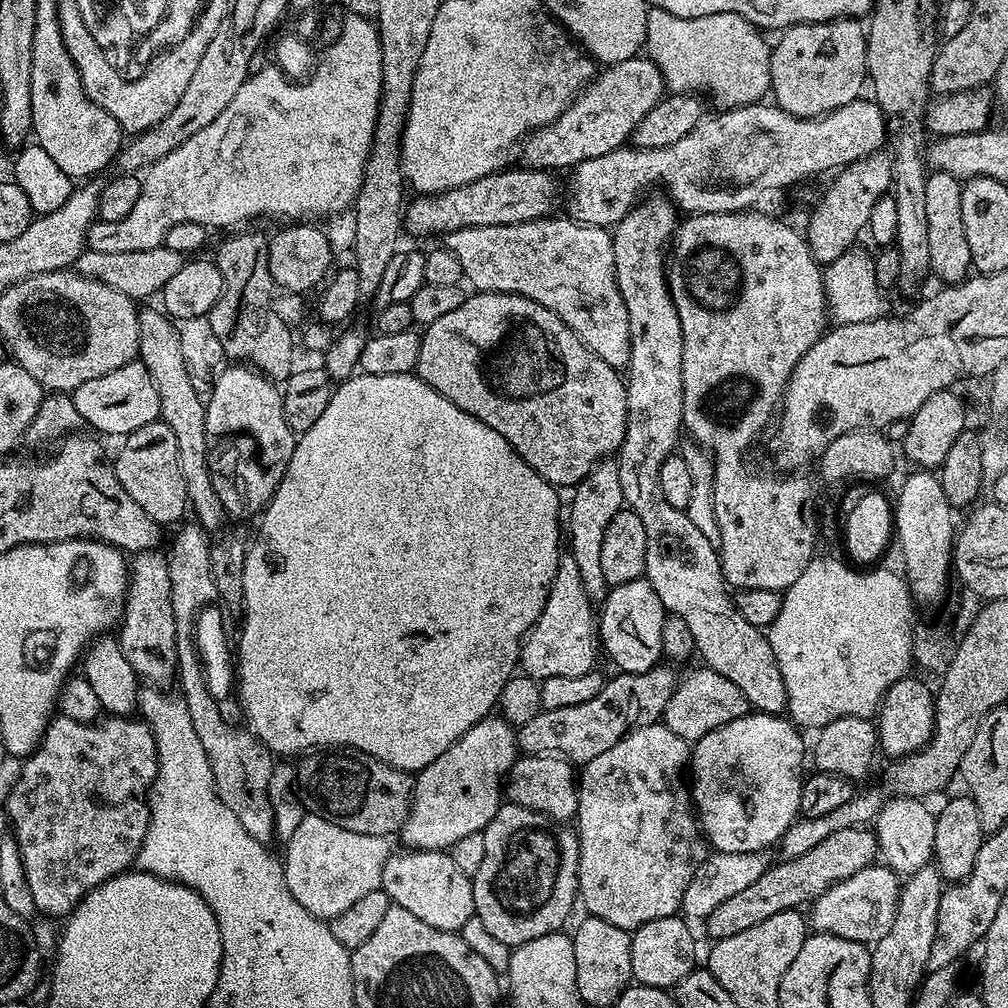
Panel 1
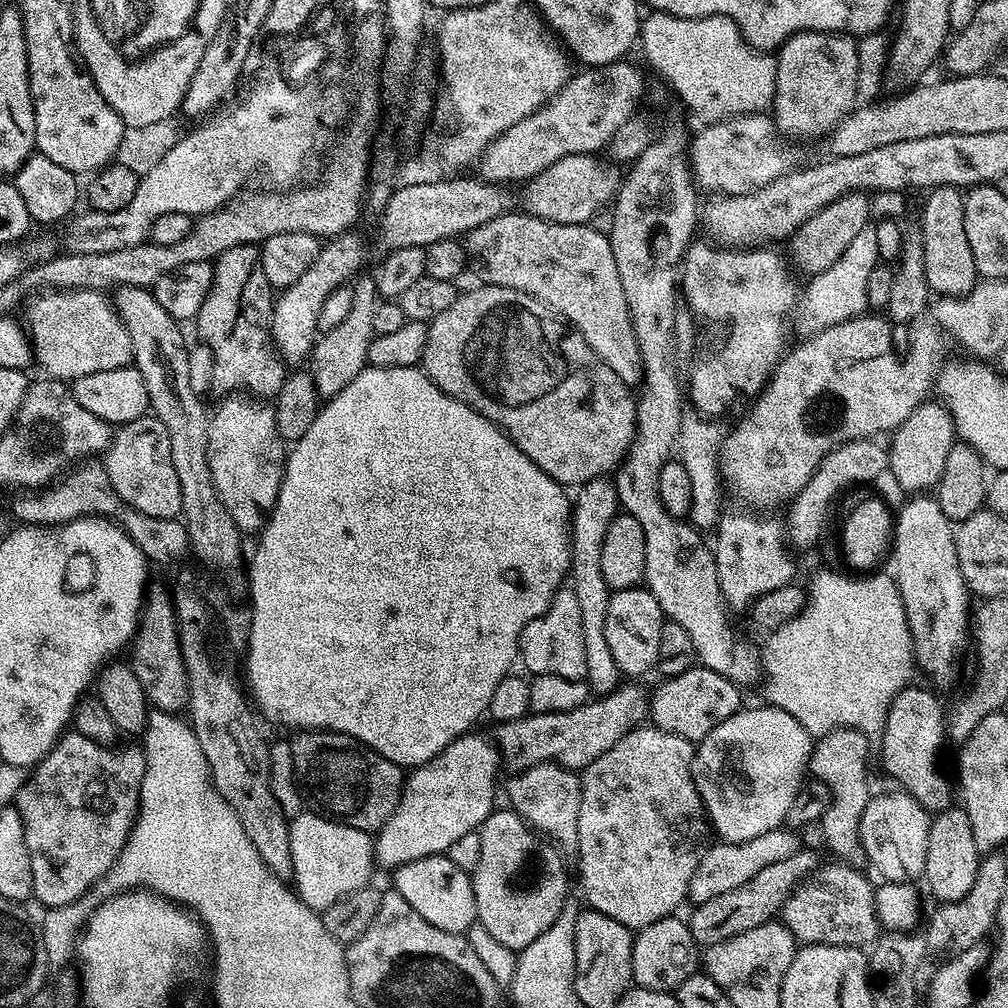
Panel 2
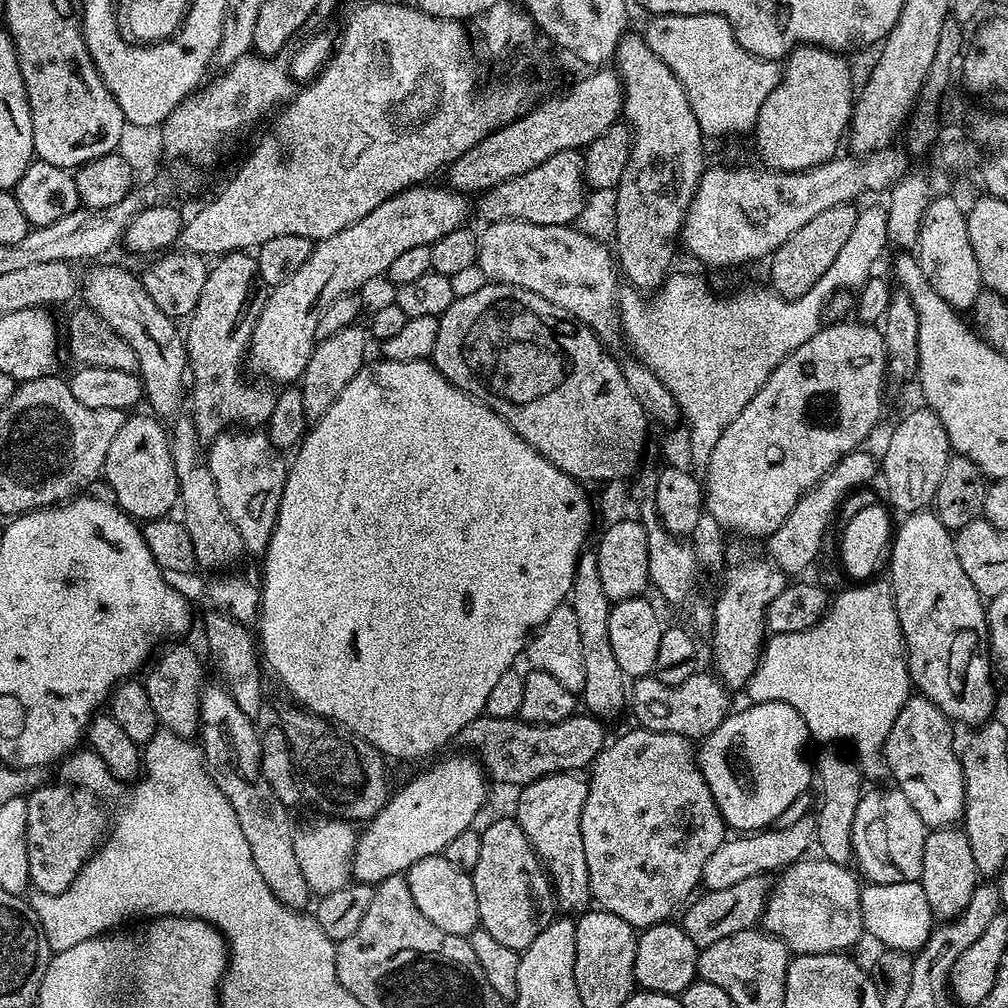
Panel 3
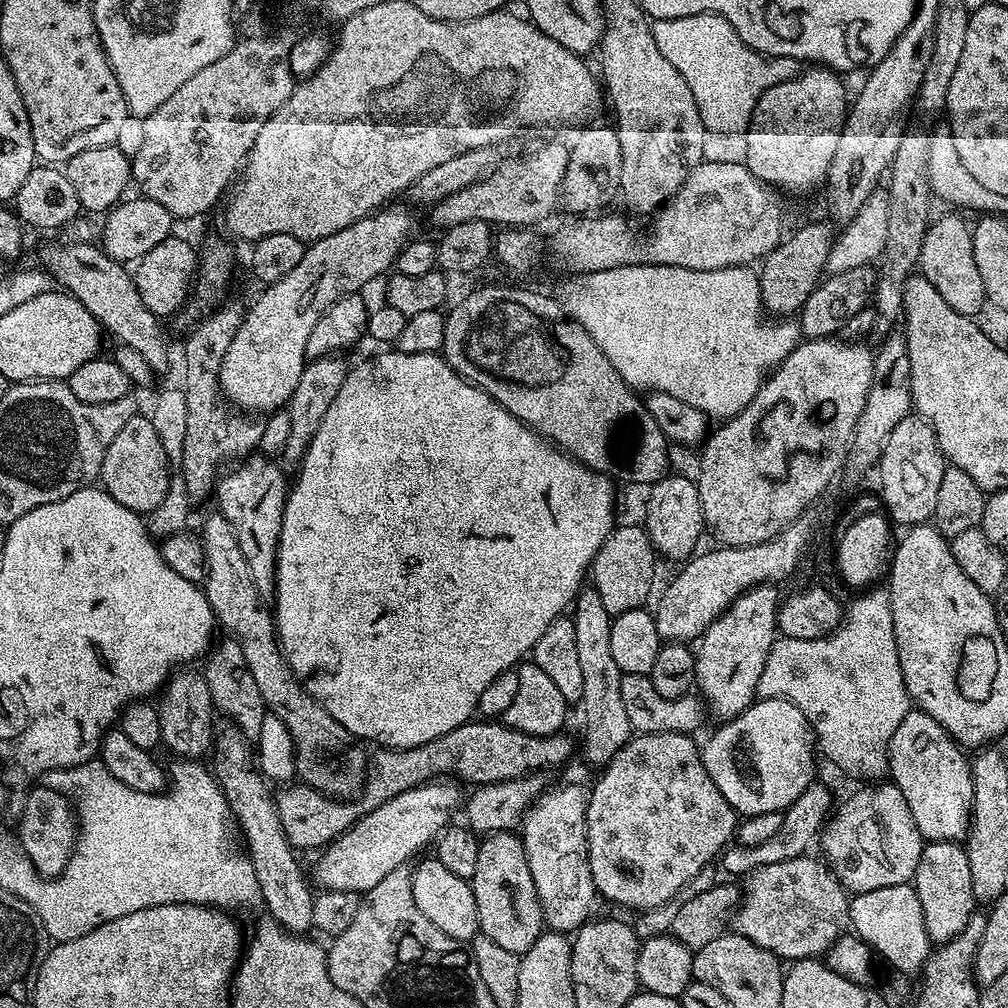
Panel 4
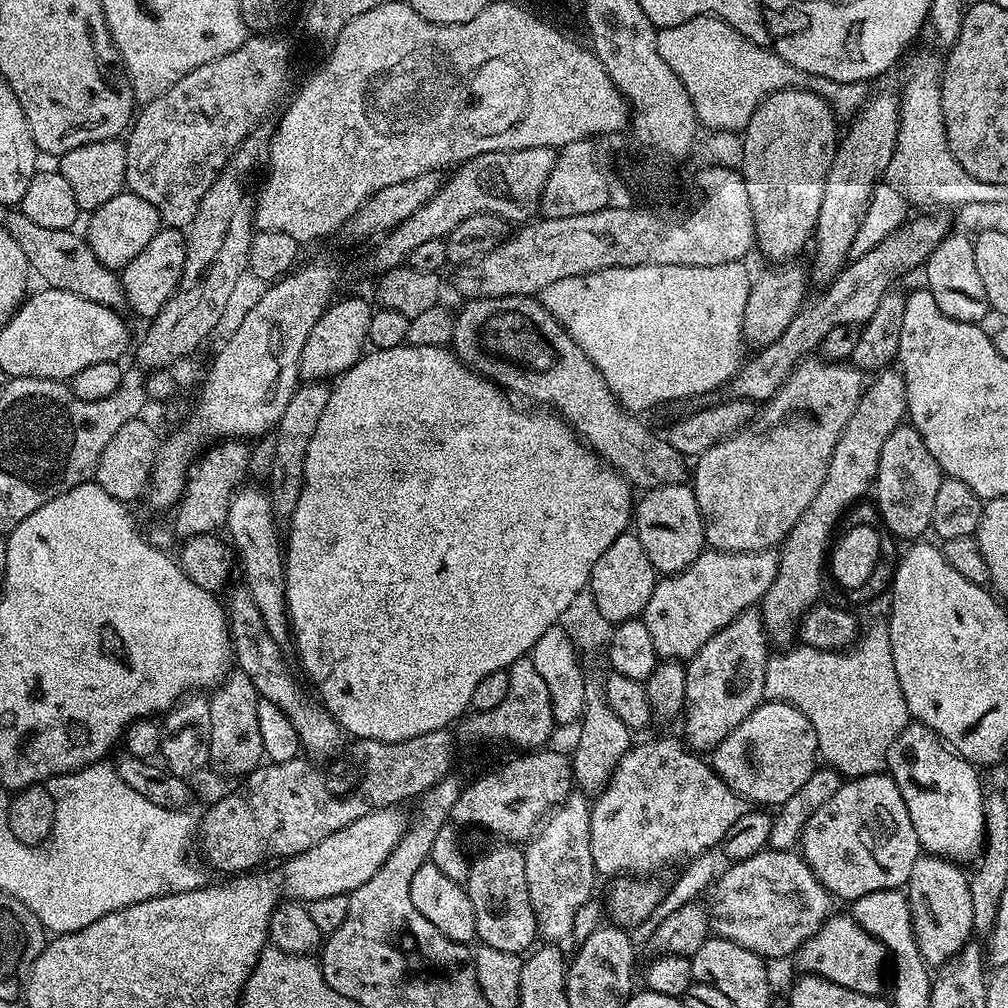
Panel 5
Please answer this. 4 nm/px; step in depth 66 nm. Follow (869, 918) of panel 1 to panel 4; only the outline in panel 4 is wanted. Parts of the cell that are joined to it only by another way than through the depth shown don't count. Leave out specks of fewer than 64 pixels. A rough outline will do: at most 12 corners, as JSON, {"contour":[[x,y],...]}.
{"contour":[[812,854],[755,868],[734,928],[781,961],[820,958],[849,893]]}

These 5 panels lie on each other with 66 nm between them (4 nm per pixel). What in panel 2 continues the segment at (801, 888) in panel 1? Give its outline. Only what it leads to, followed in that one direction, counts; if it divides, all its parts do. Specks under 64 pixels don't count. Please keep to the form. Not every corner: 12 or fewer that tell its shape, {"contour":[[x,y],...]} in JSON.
{"contour":[[807,850],[691,910],[701,946],[781,915],[817,871]]}

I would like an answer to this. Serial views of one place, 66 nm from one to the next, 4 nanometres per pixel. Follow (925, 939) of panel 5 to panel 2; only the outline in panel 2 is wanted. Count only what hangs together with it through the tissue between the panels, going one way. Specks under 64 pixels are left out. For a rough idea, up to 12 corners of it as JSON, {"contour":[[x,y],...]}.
{"contour":[[963,807],[931,822],[922,880],[936,902],[970,894],[982,853]]}

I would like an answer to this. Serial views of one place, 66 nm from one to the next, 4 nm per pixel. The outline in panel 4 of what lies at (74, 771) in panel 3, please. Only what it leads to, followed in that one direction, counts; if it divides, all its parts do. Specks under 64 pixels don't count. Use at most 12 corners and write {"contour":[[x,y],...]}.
{"contour":[[33,787],[19,847],[38,875],[60,876],[76,849],[68,797]]}

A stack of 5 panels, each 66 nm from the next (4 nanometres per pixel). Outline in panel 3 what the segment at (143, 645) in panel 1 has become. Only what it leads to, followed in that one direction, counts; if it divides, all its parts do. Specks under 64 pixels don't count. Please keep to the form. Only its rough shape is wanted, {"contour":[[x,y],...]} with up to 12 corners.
{"contour":[[172,642],[142,683],[174,734],[200,730],[206,679],[199,654]]}

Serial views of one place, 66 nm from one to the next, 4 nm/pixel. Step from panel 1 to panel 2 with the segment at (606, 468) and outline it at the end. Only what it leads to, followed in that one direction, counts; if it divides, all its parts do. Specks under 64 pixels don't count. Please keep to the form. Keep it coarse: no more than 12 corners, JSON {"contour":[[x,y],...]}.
{"contour":[[608,478],[581,484],[570,521],[570,587],[578,594],[586,683],[620,687],[606,643],[613,589],[602,541],[621,511]]}

